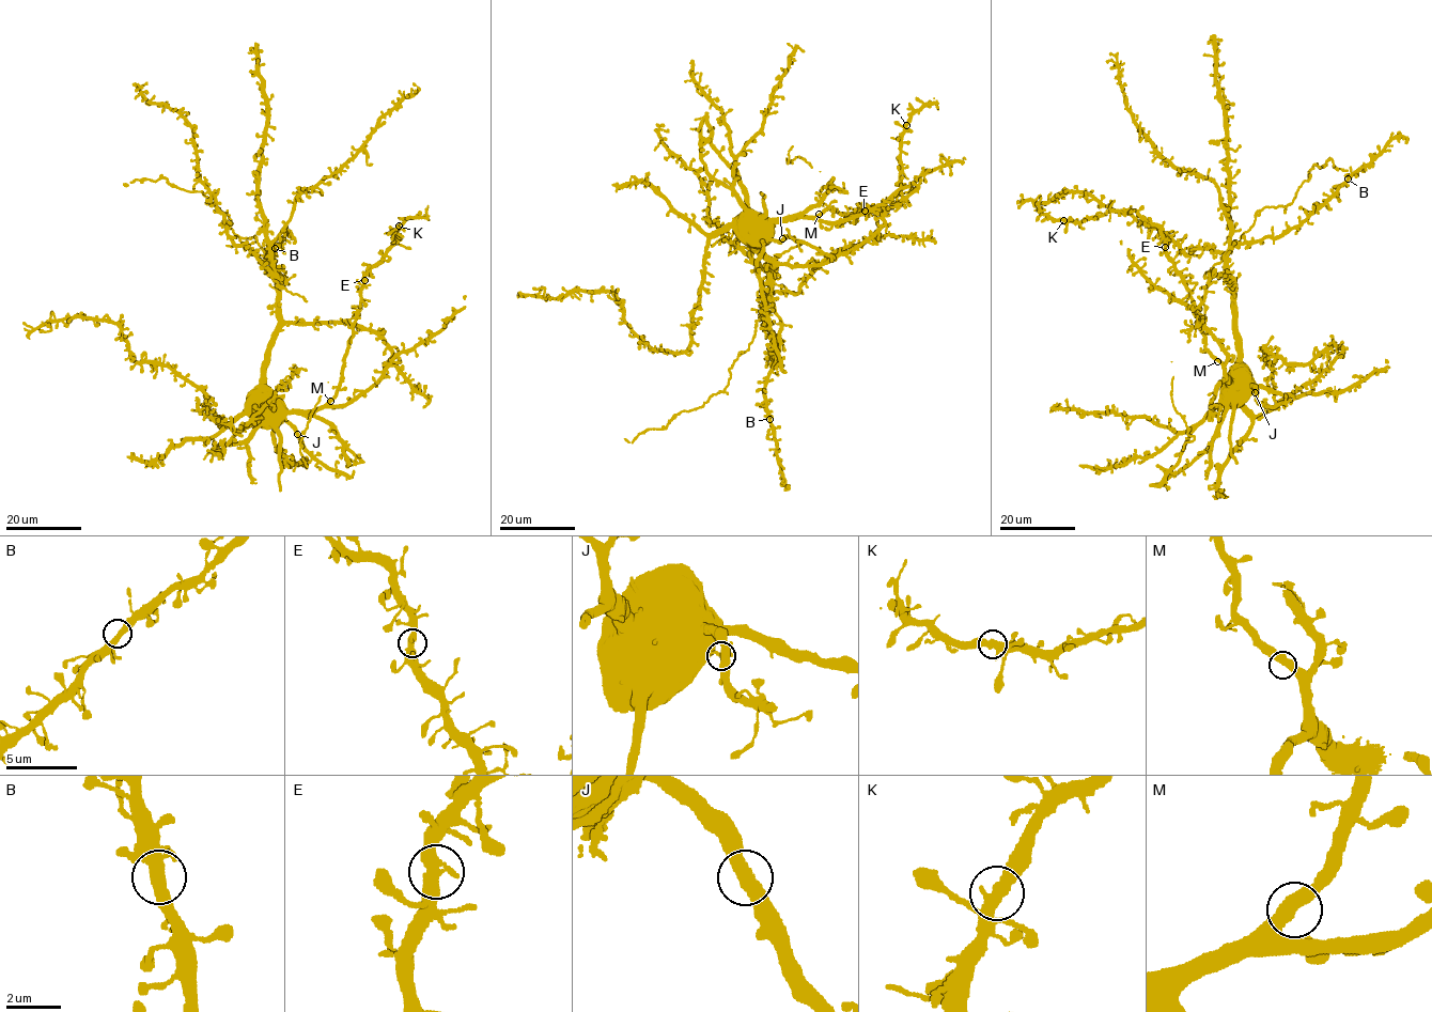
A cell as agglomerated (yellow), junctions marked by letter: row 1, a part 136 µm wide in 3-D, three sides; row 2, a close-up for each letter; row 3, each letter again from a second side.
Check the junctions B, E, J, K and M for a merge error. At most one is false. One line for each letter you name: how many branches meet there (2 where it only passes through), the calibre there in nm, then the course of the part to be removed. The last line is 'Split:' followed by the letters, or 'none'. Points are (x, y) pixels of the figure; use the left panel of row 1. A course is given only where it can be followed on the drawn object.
Split: none

